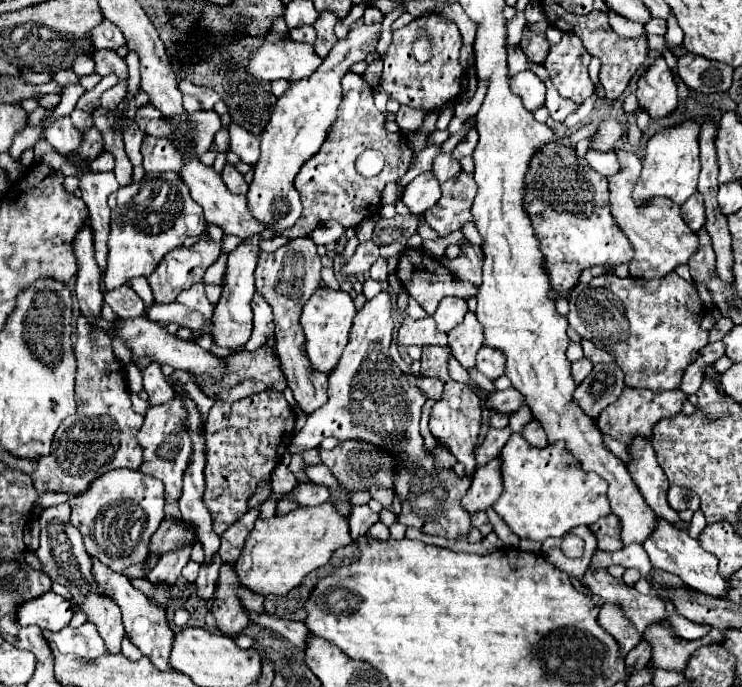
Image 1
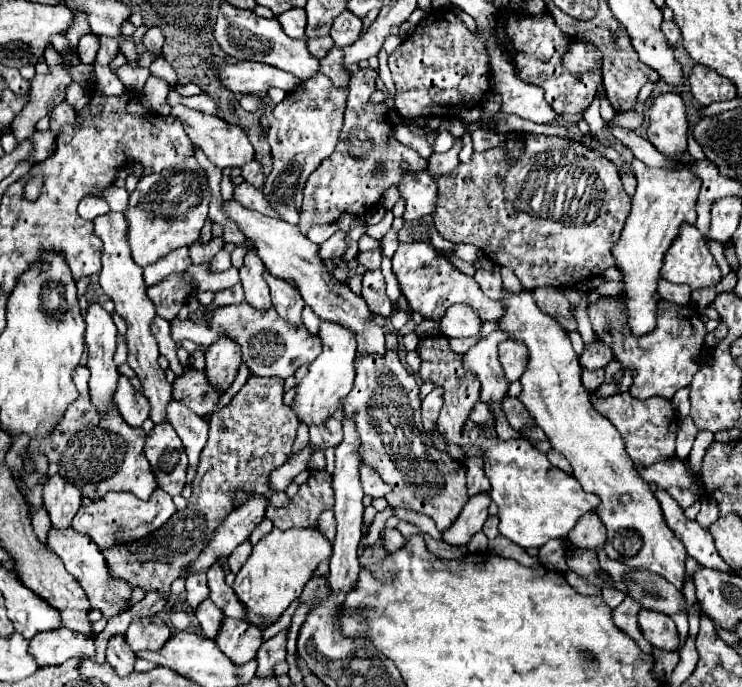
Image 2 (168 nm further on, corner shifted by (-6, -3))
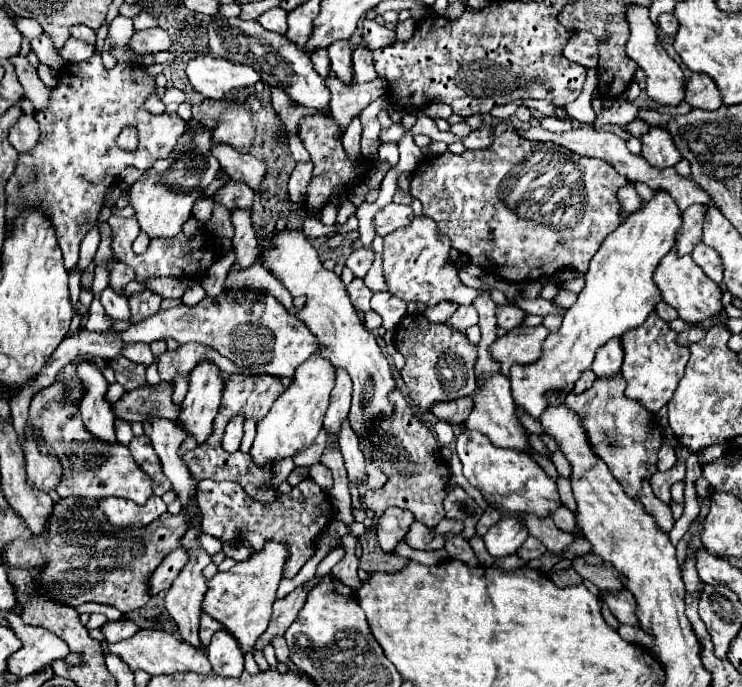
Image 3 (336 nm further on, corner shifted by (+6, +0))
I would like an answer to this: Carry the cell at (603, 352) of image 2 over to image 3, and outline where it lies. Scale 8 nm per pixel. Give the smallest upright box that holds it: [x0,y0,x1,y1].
[508,191,682,421]

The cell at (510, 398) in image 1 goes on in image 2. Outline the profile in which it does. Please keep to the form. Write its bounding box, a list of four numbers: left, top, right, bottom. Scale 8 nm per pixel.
[470,402,492,426]

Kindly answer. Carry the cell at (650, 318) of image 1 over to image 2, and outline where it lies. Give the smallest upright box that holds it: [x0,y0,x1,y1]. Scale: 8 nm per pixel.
[588,296,706,400]

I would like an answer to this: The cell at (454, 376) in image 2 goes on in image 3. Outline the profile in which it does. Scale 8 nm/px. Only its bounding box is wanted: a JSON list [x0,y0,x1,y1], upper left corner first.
[394,313,476,411]

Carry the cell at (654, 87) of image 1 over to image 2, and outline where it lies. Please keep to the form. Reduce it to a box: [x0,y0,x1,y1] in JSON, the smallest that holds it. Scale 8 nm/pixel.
[648,92,686,156]

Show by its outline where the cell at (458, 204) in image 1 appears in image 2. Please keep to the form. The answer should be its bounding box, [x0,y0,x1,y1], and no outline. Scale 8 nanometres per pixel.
[432,134,632,290]

